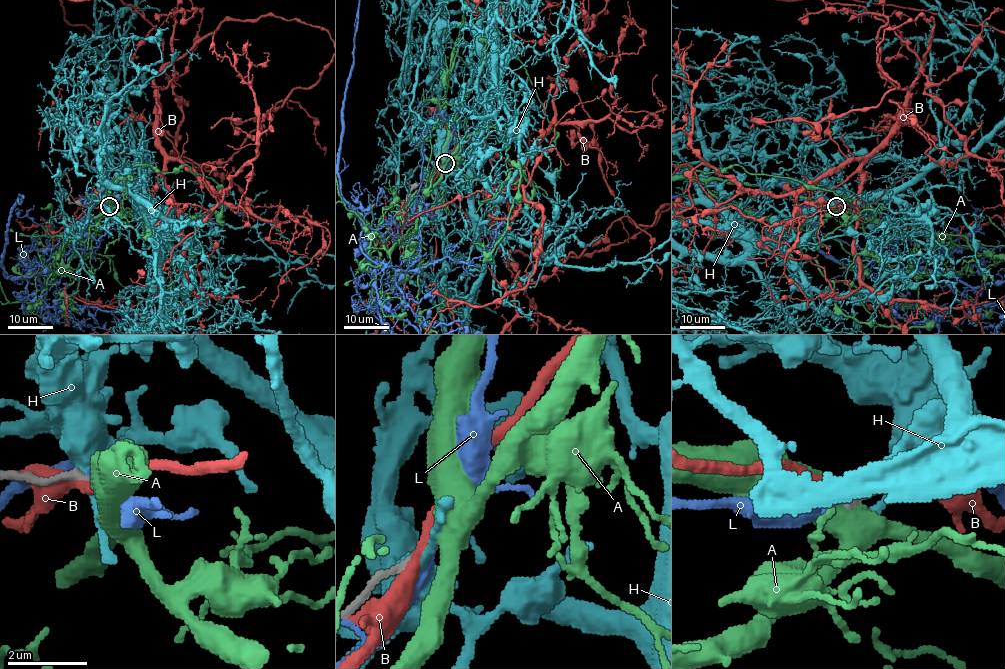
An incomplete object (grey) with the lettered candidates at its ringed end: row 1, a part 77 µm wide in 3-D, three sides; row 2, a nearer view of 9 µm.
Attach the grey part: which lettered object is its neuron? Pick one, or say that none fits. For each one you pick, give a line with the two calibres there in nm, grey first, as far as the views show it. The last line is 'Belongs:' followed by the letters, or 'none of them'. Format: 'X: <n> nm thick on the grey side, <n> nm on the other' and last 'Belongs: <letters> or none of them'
Belongs: none of them

